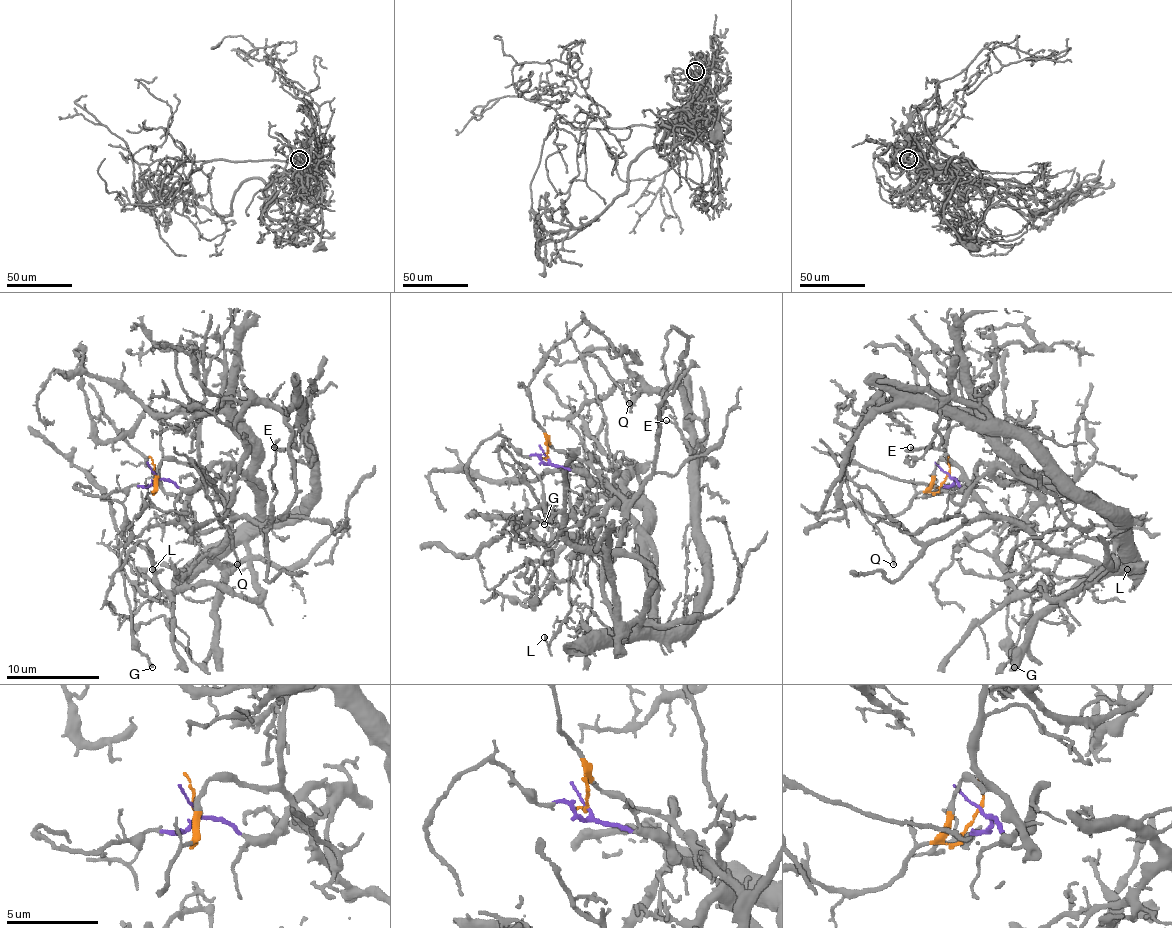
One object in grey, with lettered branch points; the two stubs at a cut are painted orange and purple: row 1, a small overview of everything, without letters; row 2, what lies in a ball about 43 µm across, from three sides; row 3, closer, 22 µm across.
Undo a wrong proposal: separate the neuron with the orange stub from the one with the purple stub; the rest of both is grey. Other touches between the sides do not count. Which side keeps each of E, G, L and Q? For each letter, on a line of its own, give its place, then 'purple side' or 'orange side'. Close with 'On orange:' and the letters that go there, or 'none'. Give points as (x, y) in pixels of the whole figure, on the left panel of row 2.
E: at (274, 447); purple side
G: at (152, 667); purple side
L: at (152, 569); orange side
Q: at (237, 564); purple side
On orange: L

